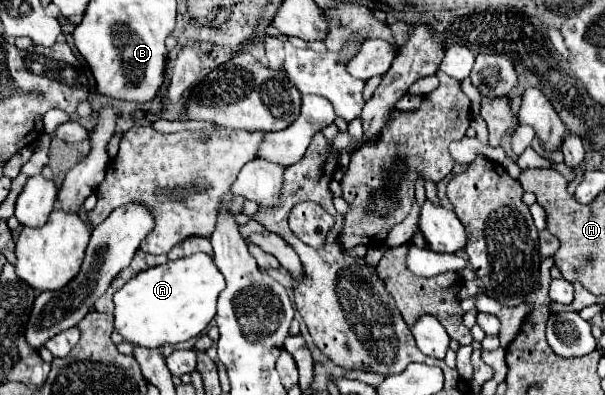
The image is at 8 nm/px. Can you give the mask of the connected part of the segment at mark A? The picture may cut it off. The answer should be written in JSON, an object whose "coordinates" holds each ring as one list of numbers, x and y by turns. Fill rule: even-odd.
{"coordinates":[[203,252,147,268,115,292,113,330,125,342,143,348,161,348,165,344,185,342,199,336,209,326,217,310,217,296,223,288,225,280,221,272,213,264,213,258]]}

